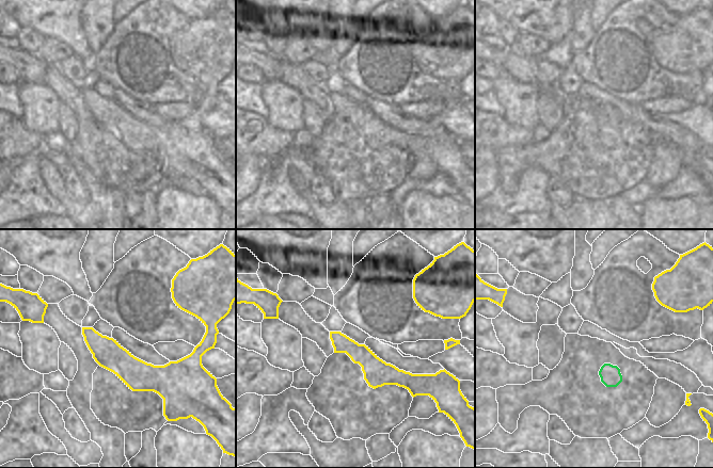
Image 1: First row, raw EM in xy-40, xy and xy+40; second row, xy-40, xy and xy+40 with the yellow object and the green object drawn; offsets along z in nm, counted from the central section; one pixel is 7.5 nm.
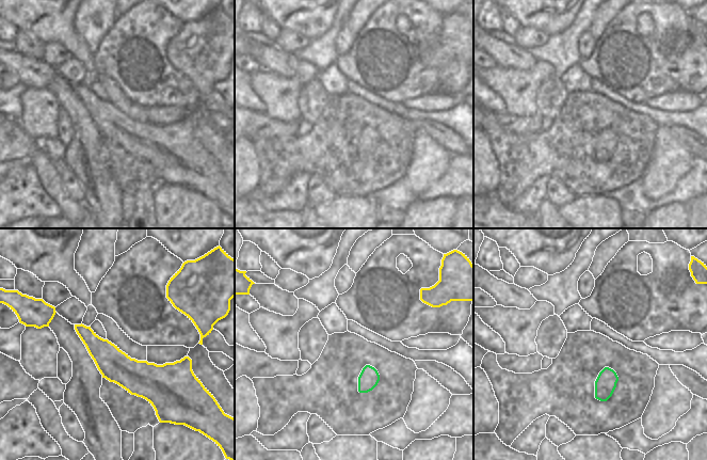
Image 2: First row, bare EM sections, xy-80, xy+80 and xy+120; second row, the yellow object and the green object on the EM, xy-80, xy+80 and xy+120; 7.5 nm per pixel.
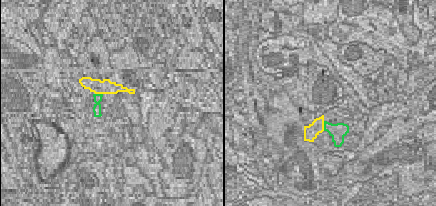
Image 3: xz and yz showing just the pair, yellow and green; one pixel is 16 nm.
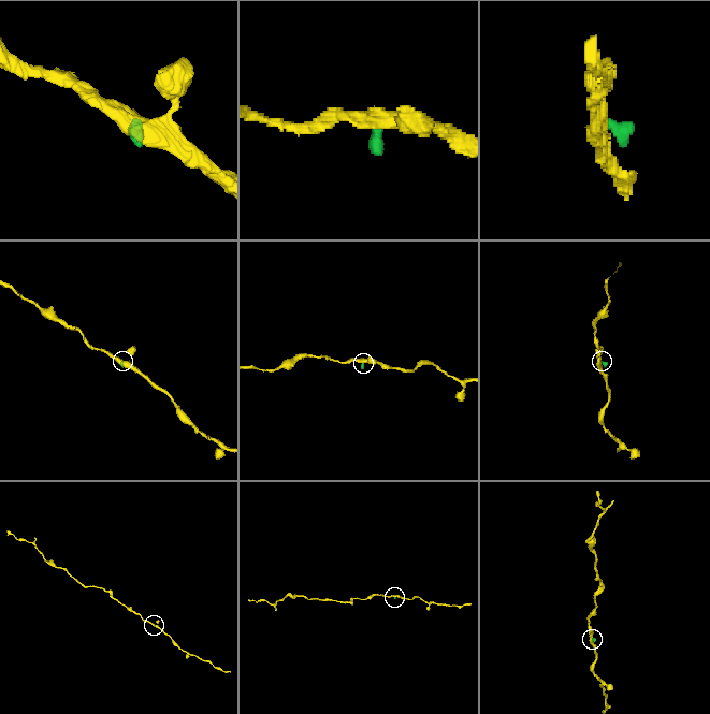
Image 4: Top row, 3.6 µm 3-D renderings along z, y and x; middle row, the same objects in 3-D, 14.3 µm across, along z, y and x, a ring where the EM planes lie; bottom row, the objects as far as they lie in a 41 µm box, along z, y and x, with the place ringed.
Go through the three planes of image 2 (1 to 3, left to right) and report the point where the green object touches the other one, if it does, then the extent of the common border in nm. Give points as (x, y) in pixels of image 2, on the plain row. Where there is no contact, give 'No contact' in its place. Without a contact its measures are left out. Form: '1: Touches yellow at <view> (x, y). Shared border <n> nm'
1: No contact
2: No contact
3: No contact

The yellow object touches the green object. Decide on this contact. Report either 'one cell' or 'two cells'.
two cells

